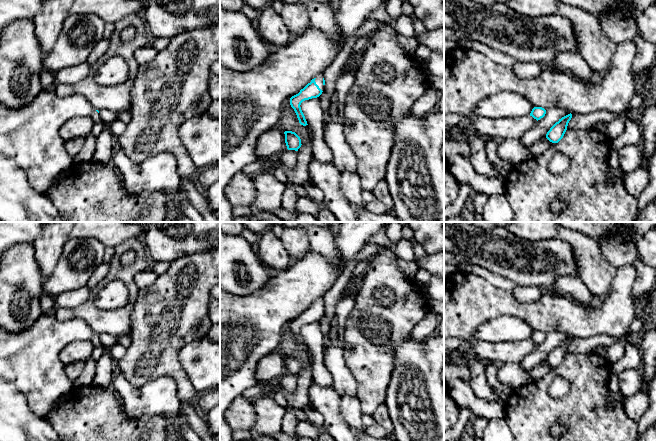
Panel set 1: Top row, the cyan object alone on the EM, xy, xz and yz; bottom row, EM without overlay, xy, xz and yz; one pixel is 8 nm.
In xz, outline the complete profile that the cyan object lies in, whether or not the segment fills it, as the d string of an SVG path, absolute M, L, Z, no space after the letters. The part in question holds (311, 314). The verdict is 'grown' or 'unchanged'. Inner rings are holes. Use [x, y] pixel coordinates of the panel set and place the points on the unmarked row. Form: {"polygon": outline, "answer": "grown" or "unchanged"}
{"polygon": "M323 297L316 299L300 316L290 322L290 329L294 333L299 347L303 350L308 349L305 340L301 334L301 327L305 324L319 321L324 314L325 304Z", "answer": "grown"}

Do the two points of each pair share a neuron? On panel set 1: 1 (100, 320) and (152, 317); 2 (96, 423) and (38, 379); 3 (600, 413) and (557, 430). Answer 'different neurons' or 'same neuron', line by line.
1: different neurons
2: different neurons
3: different neurons

